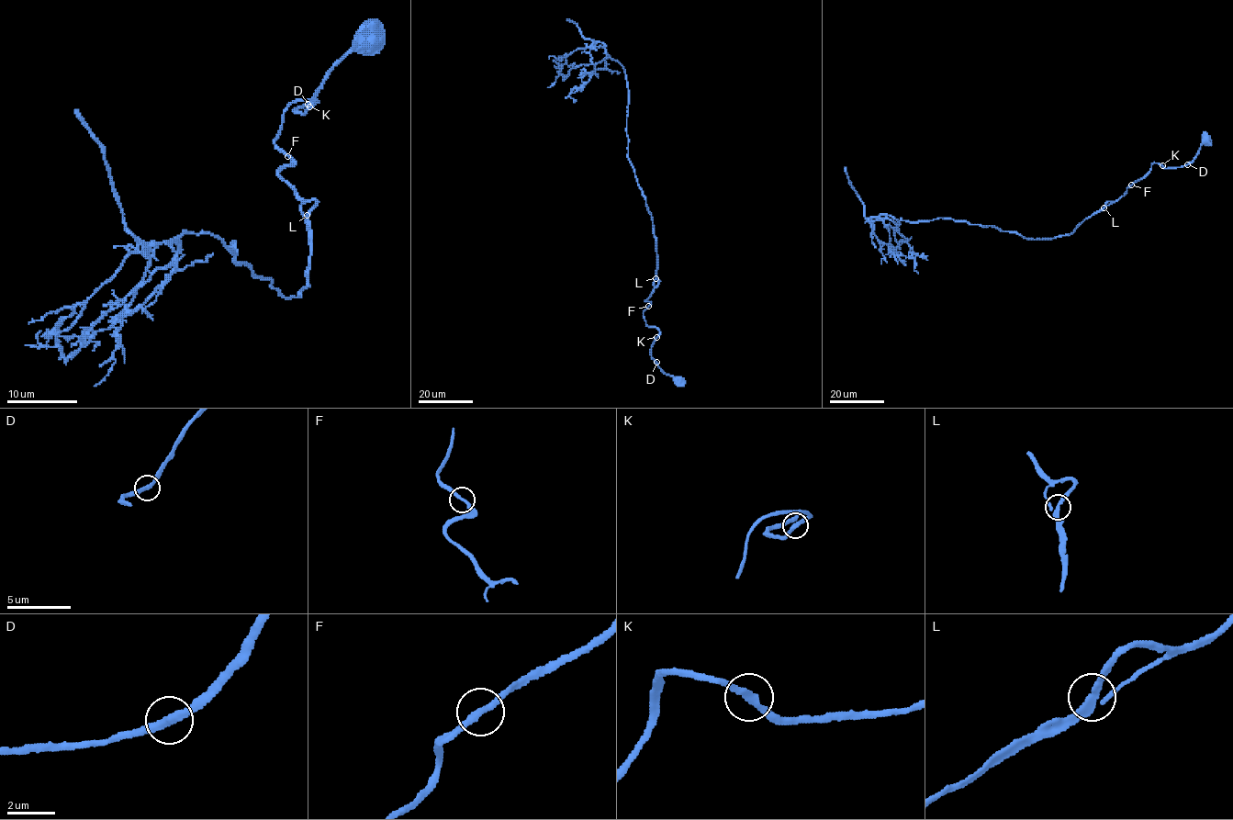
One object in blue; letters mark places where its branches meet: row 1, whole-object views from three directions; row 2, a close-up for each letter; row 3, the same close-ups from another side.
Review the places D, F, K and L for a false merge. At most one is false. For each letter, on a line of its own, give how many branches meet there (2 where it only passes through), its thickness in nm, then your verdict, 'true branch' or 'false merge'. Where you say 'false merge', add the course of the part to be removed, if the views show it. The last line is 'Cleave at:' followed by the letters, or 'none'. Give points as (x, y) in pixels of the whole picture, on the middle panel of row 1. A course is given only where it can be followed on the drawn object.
D: branches 2; calibre 320 nm; true branch
F: branches 2; calibre 280 nm; true branch
K: branches 2; calibre 280 nm; true branch
L: branches 3; calibre 240 nm; true branch
Cleave at: none

